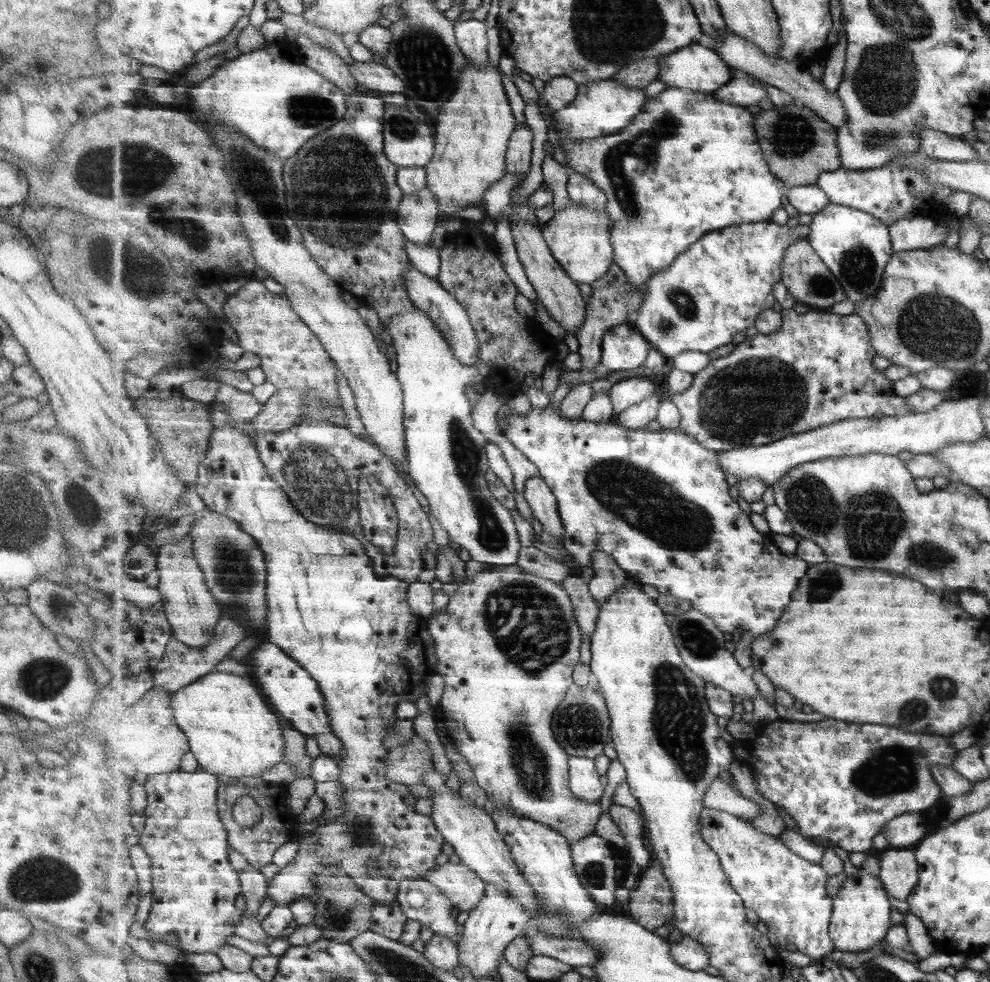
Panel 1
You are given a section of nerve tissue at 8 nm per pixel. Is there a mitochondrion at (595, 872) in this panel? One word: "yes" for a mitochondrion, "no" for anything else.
yes

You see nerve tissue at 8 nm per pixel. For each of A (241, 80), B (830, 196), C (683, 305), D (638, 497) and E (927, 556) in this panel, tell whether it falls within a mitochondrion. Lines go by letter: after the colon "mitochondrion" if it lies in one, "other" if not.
A: other
B: other
C: mitochondrion
D: mitochondrion
E: mitochondrion

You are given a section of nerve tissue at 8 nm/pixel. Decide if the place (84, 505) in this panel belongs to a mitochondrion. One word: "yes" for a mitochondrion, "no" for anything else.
yes

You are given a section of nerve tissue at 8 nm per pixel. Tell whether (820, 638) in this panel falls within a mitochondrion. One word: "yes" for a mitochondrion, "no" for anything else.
no

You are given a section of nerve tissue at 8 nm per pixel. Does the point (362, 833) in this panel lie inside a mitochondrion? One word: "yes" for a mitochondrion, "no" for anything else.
yes

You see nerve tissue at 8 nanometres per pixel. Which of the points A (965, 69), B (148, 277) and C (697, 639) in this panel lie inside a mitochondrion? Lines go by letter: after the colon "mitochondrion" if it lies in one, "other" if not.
A: other
B: mitochondrion
C: mitochondrion

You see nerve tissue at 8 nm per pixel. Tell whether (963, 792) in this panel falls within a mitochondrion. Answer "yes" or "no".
no

